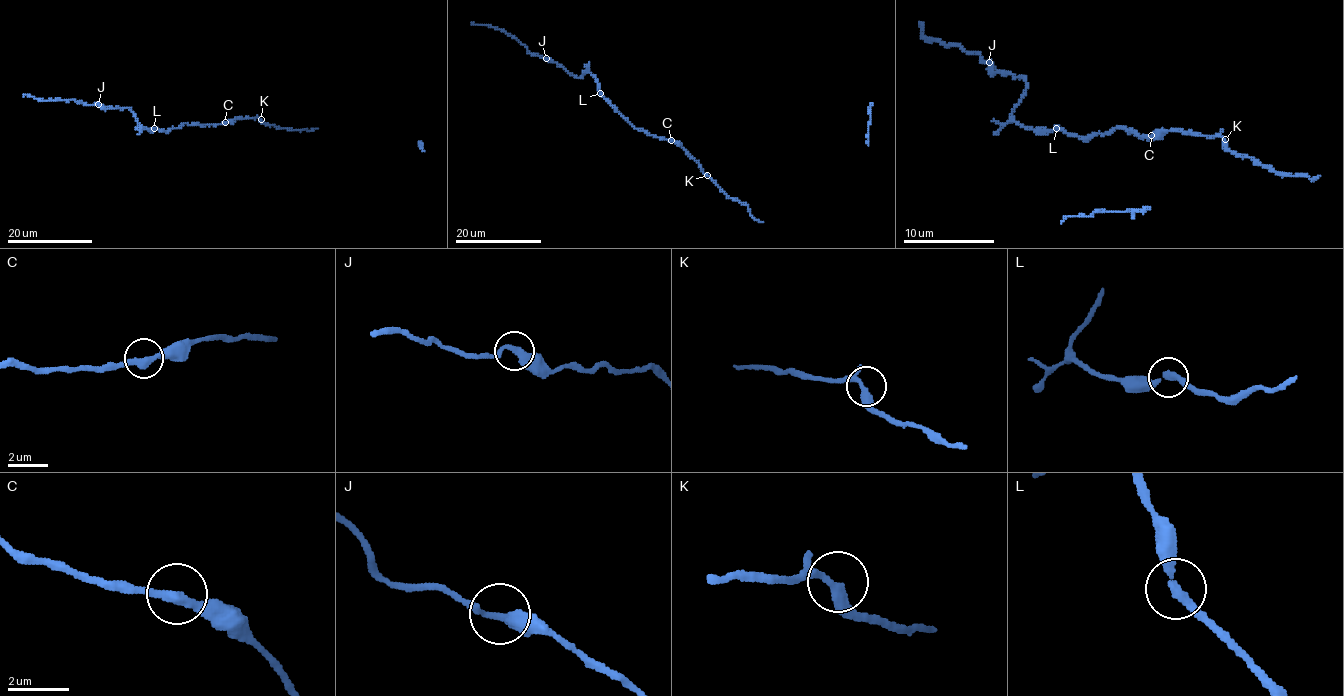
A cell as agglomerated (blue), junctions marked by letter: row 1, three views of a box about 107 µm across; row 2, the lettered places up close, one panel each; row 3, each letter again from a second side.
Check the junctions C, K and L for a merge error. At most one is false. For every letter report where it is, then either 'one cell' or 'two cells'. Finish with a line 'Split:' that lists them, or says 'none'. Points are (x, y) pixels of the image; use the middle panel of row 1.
C: at (671, 140); one cell
K: at (707, 175); one cell
L: at (600, 93); one cell
Split: none

